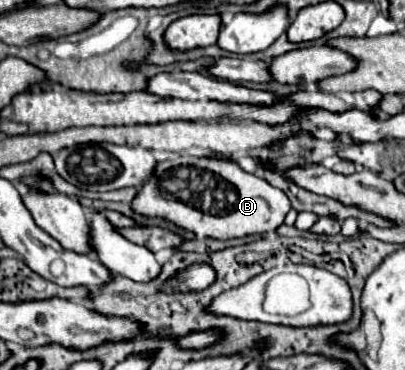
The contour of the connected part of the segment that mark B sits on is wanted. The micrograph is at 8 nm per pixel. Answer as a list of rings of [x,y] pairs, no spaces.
[[[185,155],[157,163],[151,179],[147,179],[135,193],[131,209],[143,217],[171,221],[193,235],[225,241],[275,231],[291,209],[291,203],[281,189],[243,171],[233,161]]]

